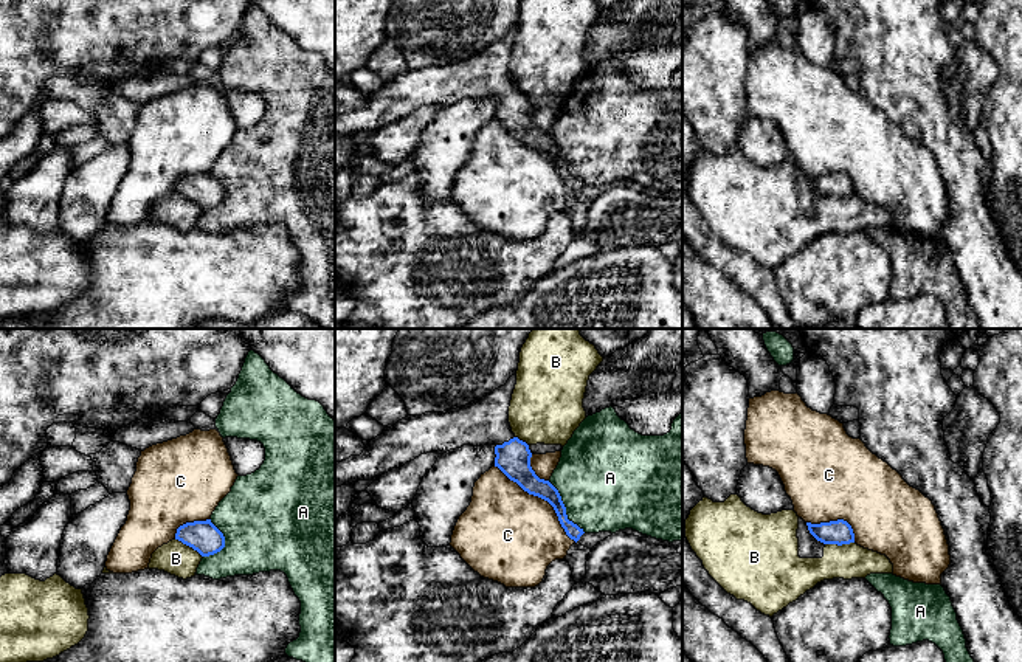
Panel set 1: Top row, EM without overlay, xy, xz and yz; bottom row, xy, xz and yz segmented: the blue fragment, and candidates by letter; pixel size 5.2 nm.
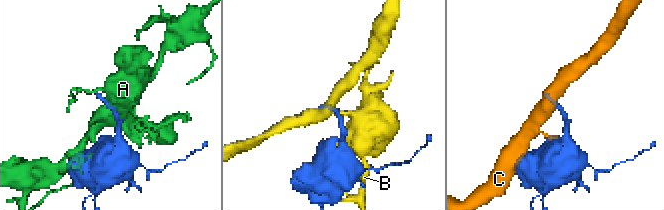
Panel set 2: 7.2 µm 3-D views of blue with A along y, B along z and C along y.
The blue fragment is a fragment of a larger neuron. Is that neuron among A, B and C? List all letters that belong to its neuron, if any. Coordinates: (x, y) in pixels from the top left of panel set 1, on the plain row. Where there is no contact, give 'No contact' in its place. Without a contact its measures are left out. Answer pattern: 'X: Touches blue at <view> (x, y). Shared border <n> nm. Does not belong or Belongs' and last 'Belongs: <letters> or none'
A: Touches blue at xz (565, 162). Shared border 340 nm. Does not belong
B: Touches blue at yz (839, 197). Shared border 150 nm. Does not belong
C: Touches blue at xz (542, 151). Shared border 600 nm. Does not belong
Belongs: none

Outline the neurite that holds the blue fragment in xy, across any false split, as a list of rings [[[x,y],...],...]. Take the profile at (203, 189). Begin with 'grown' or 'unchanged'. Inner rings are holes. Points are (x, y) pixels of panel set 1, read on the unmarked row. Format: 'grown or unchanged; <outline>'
unchanged; [[[211,172],[180,178],[175,192],[192,200],[202,209],[214,208],[225,200],[223,186],[211,175]]]

